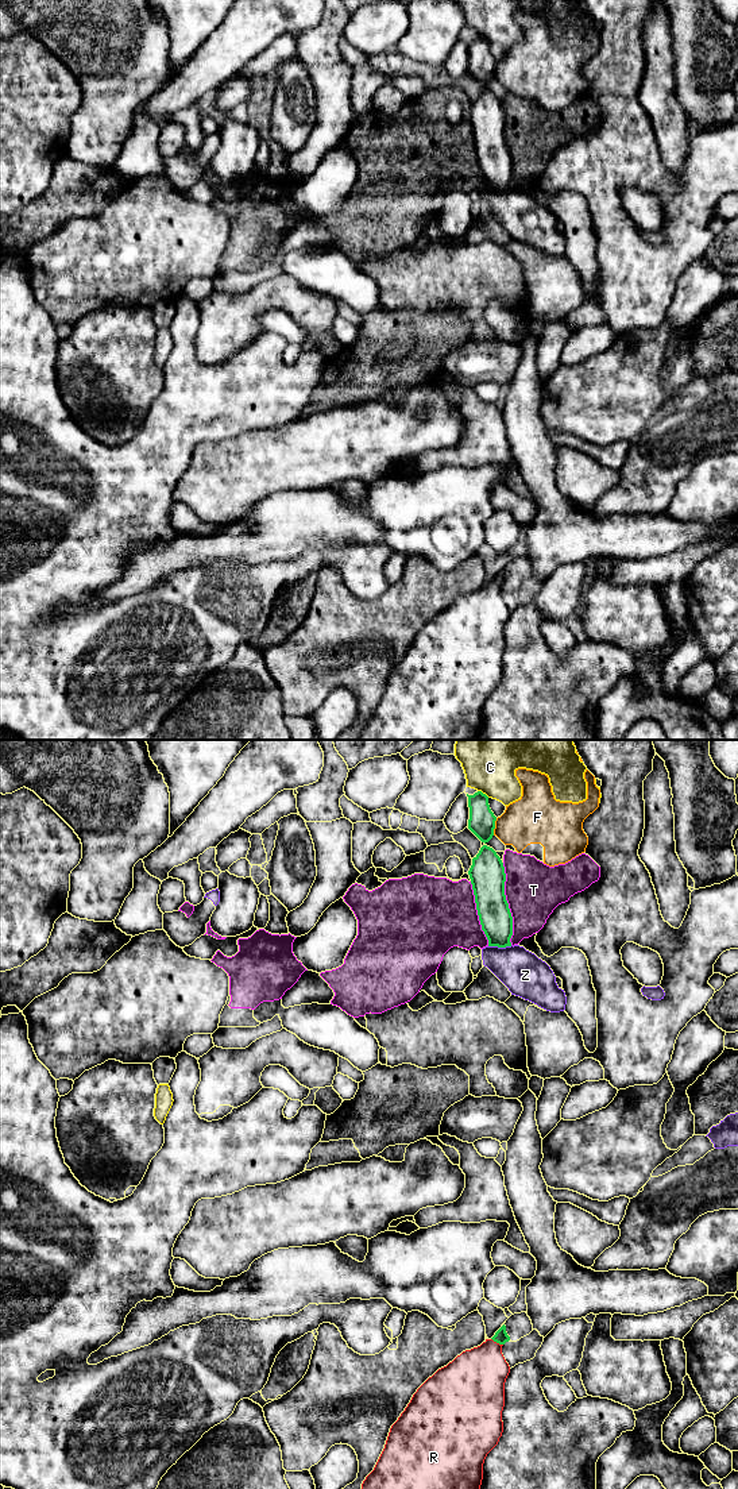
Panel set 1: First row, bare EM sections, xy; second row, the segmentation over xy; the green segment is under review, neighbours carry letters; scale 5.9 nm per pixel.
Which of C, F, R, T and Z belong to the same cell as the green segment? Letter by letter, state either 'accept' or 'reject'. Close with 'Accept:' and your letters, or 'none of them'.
C: reject
F: reject
R: accept
T: reject
Z: reject
Accept: R

